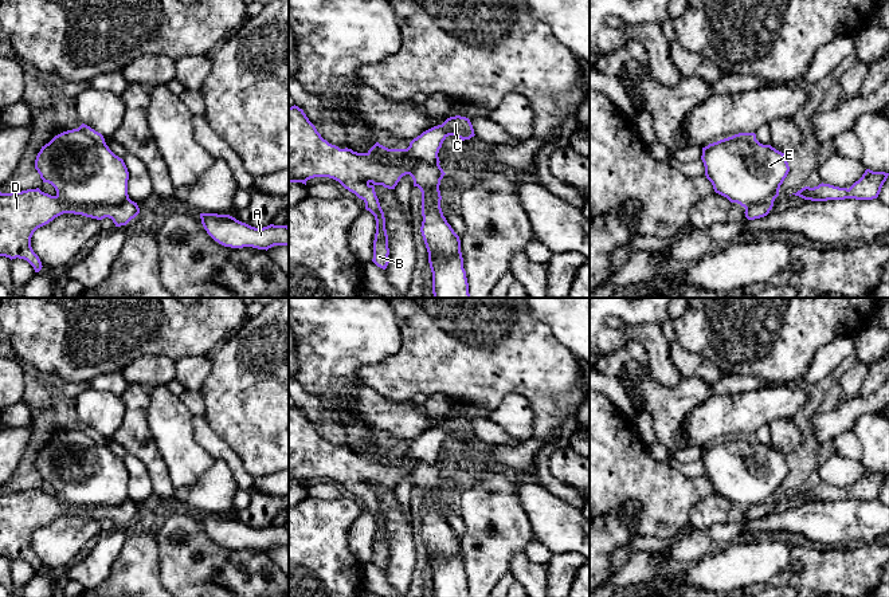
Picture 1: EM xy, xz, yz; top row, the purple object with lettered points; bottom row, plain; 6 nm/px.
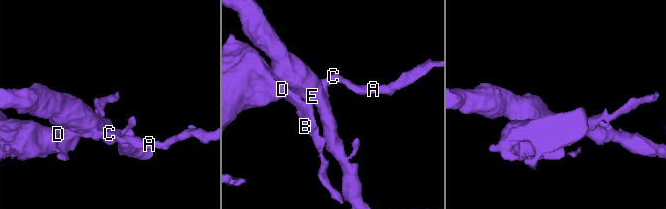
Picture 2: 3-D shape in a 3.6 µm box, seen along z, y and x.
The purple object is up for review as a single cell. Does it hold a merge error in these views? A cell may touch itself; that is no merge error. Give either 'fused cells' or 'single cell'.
fused cells

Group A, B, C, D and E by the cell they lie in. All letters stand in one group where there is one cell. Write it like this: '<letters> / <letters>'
A B C D / E

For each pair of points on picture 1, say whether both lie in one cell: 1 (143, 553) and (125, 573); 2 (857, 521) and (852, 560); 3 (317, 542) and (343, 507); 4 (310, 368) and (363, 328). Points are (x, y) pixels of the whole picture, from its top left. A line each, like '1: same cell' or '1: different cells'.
1: same cell
2: different cells
3: same cell
4: same cell

